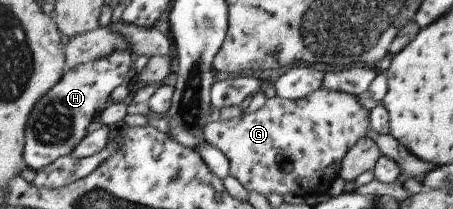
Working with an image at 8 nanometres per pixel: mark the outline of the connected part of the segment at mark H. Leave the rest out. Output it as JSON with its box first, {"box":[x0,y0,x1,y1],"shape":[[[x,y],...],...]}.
{"box":[24,50,132,170],"shape":[[[116,50],[106,58],[88,62],[68,70],[67,74],[32,110],[28,118],[24,158],[30,169],[40,170],[64,155],[72,155],[74,149],[86,138],[86,130],[98,112],[104,112],[114,88],[126,84],[126,76],[132,70],[132,51]]]}

